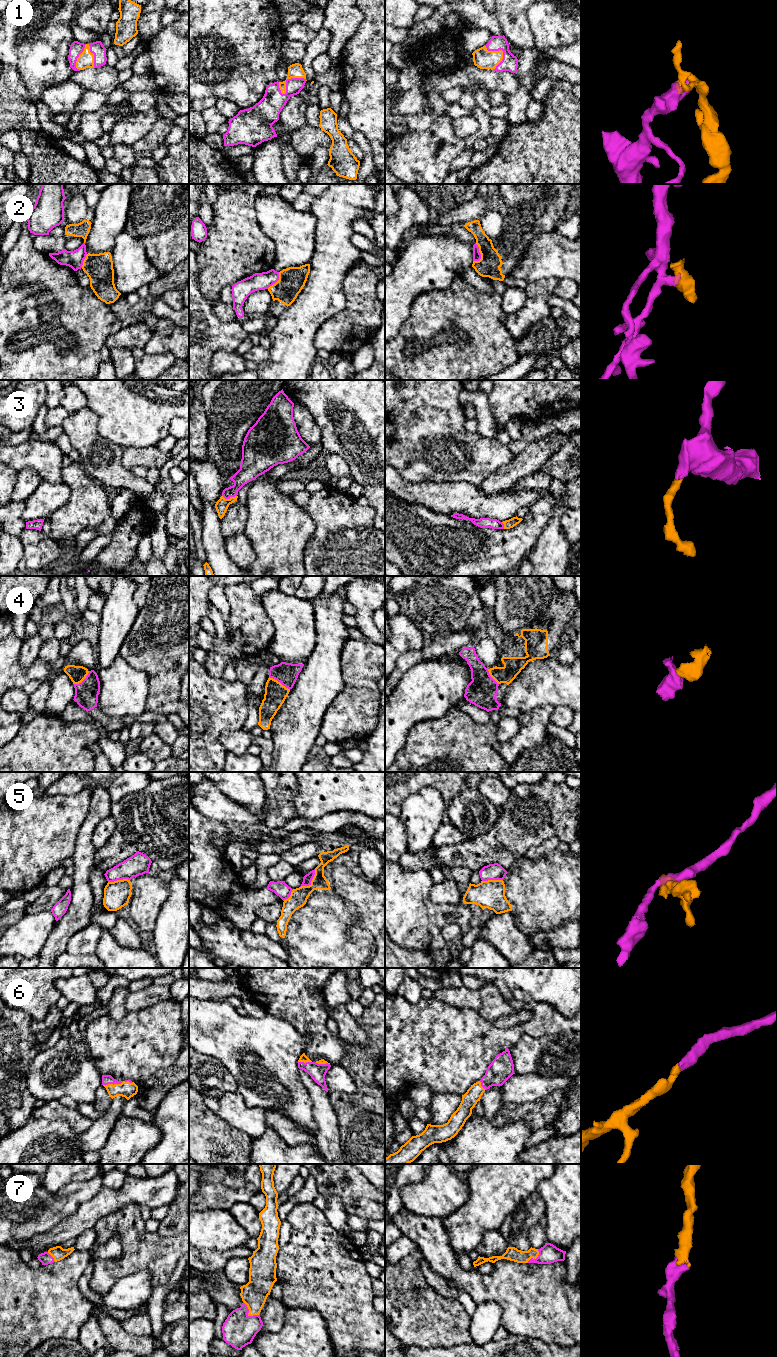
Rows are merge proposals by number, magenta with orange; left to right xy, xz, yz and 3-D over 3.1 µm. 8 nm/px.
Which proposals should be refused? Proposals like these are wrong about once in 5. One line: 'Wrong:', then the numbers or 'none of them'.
Wrong: 2, 5

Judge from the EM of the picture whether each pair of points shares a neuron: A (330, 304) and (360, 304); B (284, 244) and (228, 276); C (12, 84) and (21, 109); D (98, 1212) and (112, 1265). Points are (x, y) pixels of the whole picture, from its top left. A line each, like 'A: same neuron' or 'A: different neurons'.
A: different neurons
B: different neurons
C: same neuron
D: different neurons

